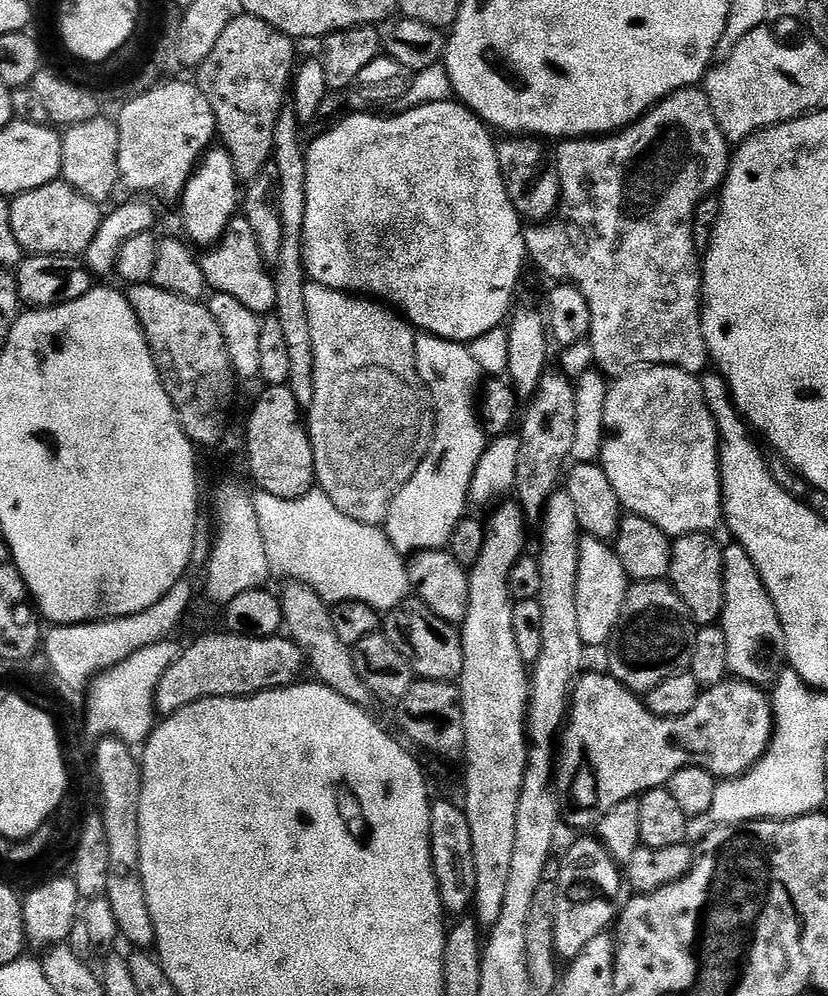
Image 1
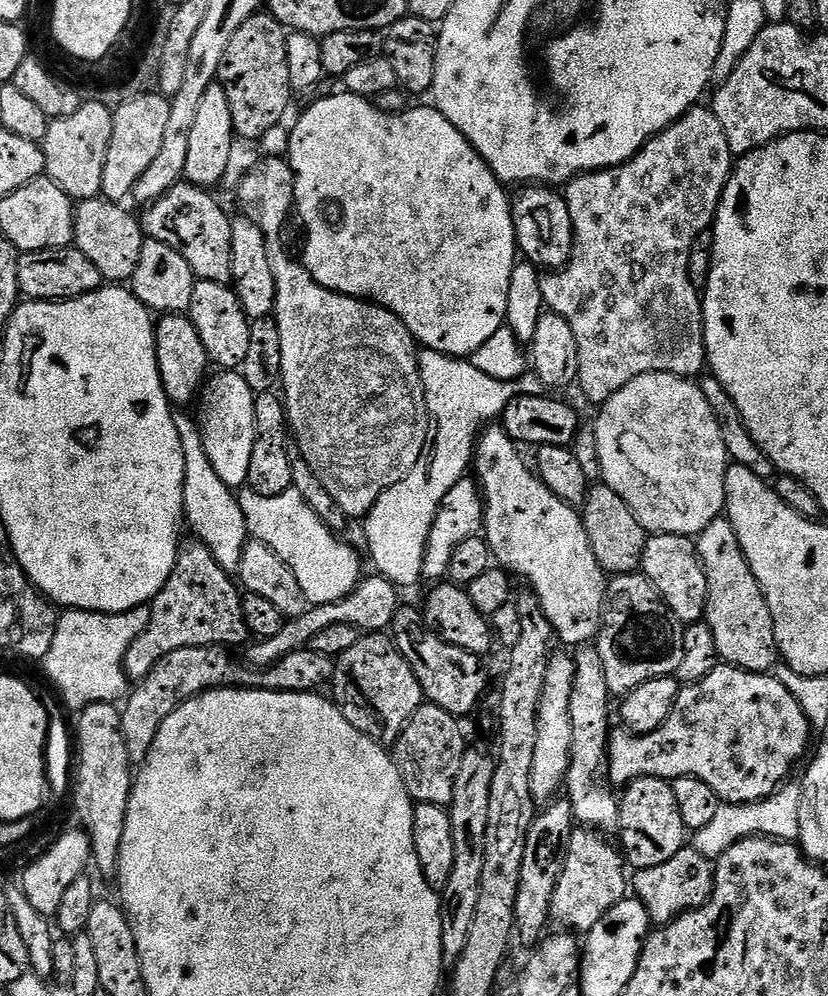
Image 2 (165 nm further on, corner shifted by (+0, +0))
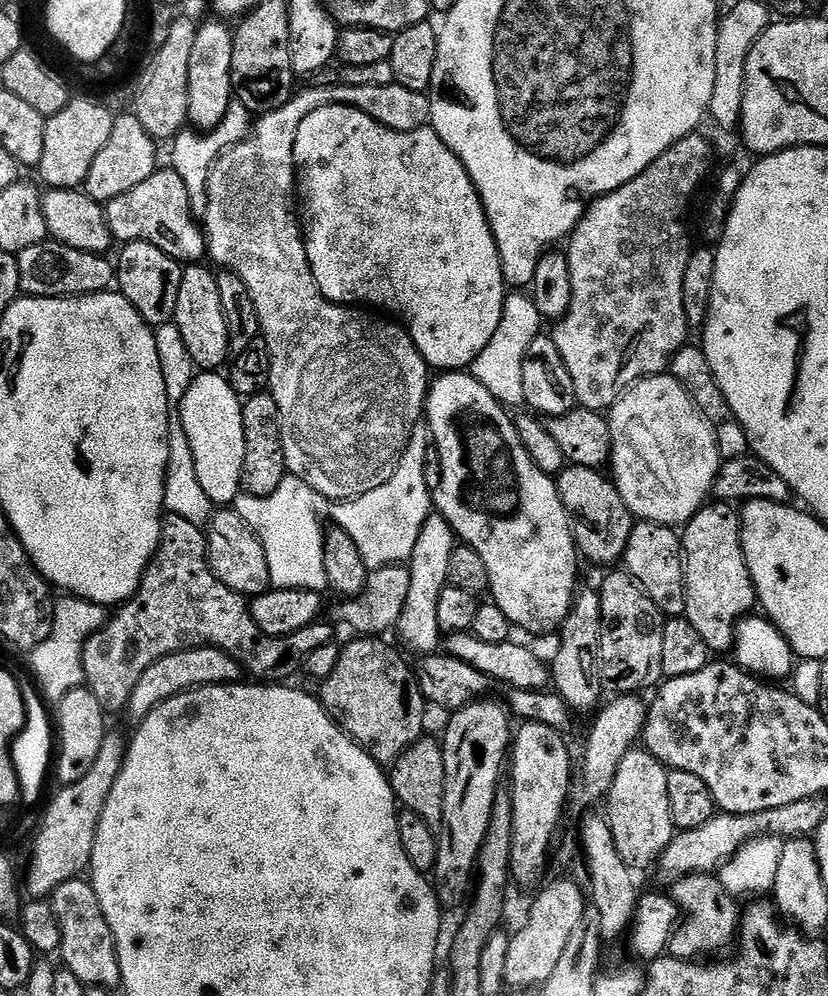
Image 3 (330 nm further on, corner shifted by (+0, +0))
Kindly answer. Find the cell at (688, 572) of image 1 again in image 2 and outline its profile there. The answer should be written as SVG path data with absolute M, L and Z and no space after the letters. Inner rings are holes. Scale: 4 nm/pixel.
M661 532L649 535L644 542L640 568L643 576L651 582L654 590L658 590L666 606L670 606L670 610L680 619L681 624L699 624L704 620L708 601L706 574L693 537Z

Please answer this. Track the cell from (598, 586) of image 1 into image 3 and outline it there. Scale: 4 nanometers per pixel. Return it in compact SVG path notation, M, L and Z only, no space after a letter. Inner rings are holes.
M448 370L443 374L437 375L440 376L431 381L430 387L428 389L428 403L426 405L426 427L430 433L431 443L434 445L434 452L440 455L440 485L435 485L434 488L434 508L437 513L440 513L444 516L446 522L450 525L450 527L455 532L455 535L459 537L461 541L467 547L473 548L477 554L479 554L482 558L482 562L486 562L486 574L488 575L488 592L490 593L491 603L494 603L498 606L498 610L502 610L502 614L506 614L506 618L510 618L510 622L517 629L520 628L524 632L533 632L534 635L540 636L543 632L552 632L555 633L557 629L563 625L564 619L570 614L570 610L572 609L572 604L576 600L576 593L578 591L578 585L576 585L576 575L579 574L580 568L576 565L576 560L578 561L578 549L576 547L576 539L572 536L572 524L568 520L568 515L566 514L566 510L562 506L562 498L560 497L560 492L556 488L556 481L553 477L546 475L542 470L538 470L538 466L534 466L534 462L530 458L530 454L526 454L526 446L522 446L522 442L518 438L518 430L516 429L516 425L514 423L513 417L509 415L506 411L503 404L499 404L493 396L490 394L490 390L486 390L486 386L482 386L482 382L478 382L474 379L471 374L464 370Z

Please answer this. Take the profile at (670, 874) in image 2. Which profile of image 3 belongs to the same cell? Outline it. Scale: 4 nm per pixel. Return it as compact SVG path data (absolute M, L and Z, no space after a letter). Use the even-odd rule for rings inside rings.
M695 872L682 876L671 885L670 895L680 907L682 919L677 923L672 941L668 943L668 952L679 960L708 958L711 952L720 952L737 943L742 911L737 897L731 896L722 886L719 875L710 872Z

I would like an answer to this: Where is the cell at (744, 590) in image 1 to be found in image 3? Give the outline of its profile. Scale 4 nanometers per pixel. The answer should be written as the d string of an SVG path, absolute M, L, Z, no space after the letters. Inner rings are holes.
M709 502L682 528L686 610L684 615L698 630L713 654L731 653L740 621L757 607L756 587L742 550L739 511L728 502Z

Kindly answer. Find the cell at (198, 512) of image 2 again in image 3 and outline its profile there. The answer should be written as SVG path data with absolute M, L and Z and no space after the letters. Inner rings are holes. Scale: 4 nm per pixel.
M176 323L162 324L155 329L158 346L158 362L162 366L162 382L166 382L166 398L168 399L168 445L170 458L164 483L164 507L171 515L186 518L186 522L194 522L201 526L211 520L214 505L206 498L206 490L202 490L202 482L198 482L198 470L194 470L194 450L190 450L190 442L186 438L186 430L182 428L179 406L182 398L186 398L186 390L190 390L190 382L194 375L194 365L190 358L190 350L186 350L186 342L182 342L182 334Z

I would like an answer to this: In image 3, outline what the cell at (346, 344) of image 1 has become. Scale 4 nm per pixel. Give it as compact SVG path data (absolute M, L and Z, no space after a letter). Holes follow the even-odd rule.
M338 83L334 86L322 86L321 88L301 87L291 100L288 100L278 110L263 113L260 120L251 125L250 131L241 144L223 152L216 163L212 165L208 175L208 205L206 214L202 218L202 227L206 237L206 252L213 265L221 264L221 269L238 274L242 282L246 282L246 290L250 290L250 298L254 298L254 310L258 310L258 322L260 334L270 350L270 382L268 388L272 393L274 402L278 402L278 422L282 430L282 450L284 451L284 466L291 475L297 476L301 484L310 486L313 492L317 492L321 498L328 502L343 502L356 500L362 494L370 494L370 490L378 490L378 486L386 486L390 478L394 478L394 470L398 470L398 462L406 454L406 446L414 434L414 430L421 423L428 403L428 389L430 387L430 369L422 354L414 346L407 328L399 322L393 322L380 314L373 314L368 310L361 310L356 306L335 304L333 300L327 300L318 290L318 282L314 282L314 274L310 270L308 261L308 246L304 243L304 233L301 221L298 219L298 185L296 183L296 163L294 162L294 142L298 134L298 126L314 110L325 108L331 104L345 104L347 108L362 110L370 118L374 118L382 126L393 128L399 132L409 132L415 128L423 128L430 120L430 100L423 92L411 92L401 84L390 83L386 86L350 86L346 83Z

